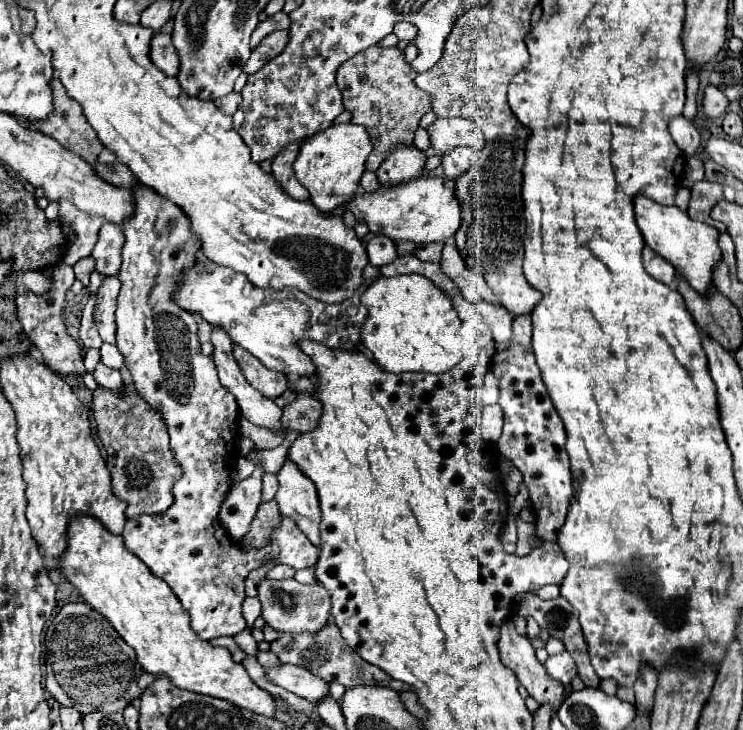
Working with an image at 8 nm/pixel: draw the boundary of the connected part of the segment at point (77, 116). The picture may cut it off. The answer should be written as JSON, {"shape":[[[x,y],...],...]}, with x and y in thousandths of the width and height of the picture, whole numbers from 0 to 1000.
{"shape":[[[77,107],[69,110],[69,123],[74,140],[69,162],[58,162],[58,167],[31,167],[31,170],[74,189],[90,205],[106,211],[114,222],[128,227],[131,214],[139,205],[139,197],[133,195],[128,178],[122,178],[122,170],[117,167],[109,145],[96,132],[90,132],[87,118]]]}

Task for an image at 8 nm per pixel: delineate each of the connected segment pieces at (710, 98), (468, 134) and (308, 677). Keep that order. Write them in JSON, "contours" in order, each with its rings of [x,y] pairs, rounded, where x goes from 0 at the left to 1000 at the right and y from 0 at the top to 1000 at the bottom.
{"contours":[[[[952,118],[949,121],[949,129],[946,129],[946,153],[954,159],[954,162],[965,162],[970,159],[976,151],[978,151],[978,134],[970,123],[965,123],[962,118]]],[[[588,162],[577,175],[580,208],[596,211],[612,200],[637,200],[650,205],[650,181],[629,162]]],[[[373,910],[365,915],[357,915],[357,926],[362,934],[384,942],[386,948],[394,948],[416,962],[427,962],[440,953],[440,934],[419,923],[416,918],[408,918],[405,912],[392,912],[392,910]]]]}

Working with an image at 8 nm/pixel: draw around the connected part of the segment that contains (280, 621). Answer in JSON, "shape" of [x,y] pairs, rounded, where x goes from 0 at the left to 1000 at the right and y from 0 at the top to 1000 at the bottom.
{"shape":[[[354,792],[346,800],[346,819],[351,822],[351,844],[373,866],[424,866],[443,849],[445,819],[432,800],[410,803],[397,795],[365,795]]]}

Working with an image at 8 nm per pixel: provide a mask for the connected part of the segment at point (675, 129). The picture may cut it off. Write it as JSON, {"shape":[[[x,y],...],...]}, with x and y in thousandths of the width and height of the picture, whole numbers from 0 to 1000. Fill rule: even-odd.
{"shape":[[[908,159],[900,164],[900,181],[908,192],[908,197],[925,211],[933,214],[941,205],[941,181],[935,175],[935,170],[930,164],[925,164],[922,159]]]}

